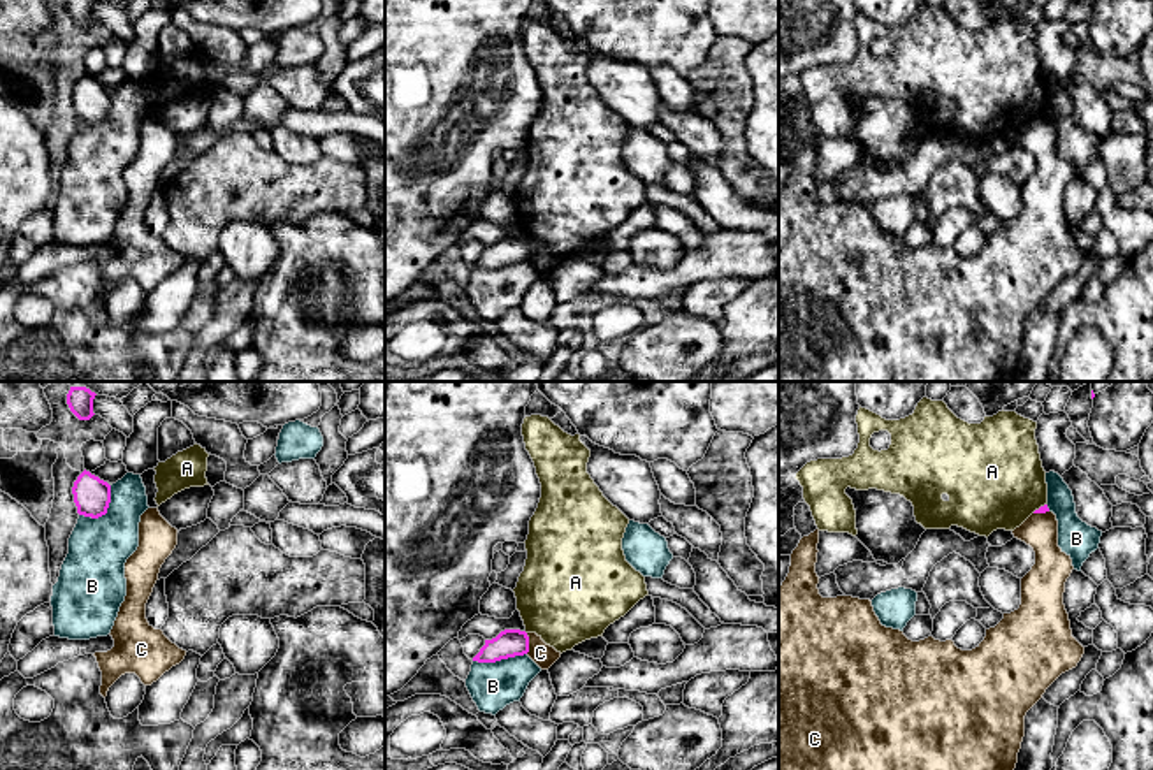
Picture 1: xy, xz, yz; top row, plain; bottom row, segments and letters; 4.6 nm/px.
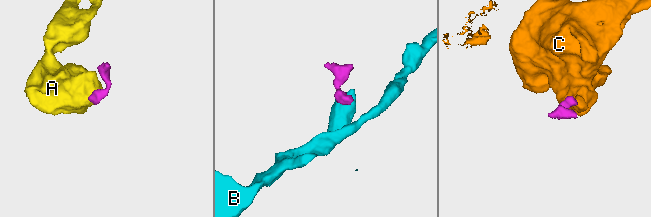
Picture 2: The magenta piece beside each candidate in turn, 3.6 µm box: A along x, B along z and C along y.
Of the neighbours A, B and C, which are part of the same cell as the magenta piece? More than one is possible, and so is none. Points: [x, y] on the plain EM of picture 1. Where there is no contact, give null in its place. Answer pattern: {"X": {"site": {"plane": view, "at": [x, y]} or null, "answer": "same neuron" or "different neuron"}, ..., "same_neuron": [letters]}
{"A": {"site": {"plane": "yz", "at": [1041, 113]}, "answer": "different neuron"}, "B": {"site": {"plane": "xy", "at": [106, 118]}, "answer": "different neuron"}, "C": {"site": {"plane": "xz", "at": [528, 250]}, "answer": "different neuron"}, "same_neuron": []}

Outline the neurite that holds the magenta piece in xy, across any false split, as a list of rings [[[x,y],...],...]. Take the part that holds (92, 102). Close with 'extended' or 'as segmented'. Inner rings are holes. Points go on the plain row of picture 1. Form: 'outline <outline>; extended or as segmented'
outline [[[83,77],[72,93],[77,120],[98,125],[107,120],[111,109],[111,91],[90,77]]]; as segmented

